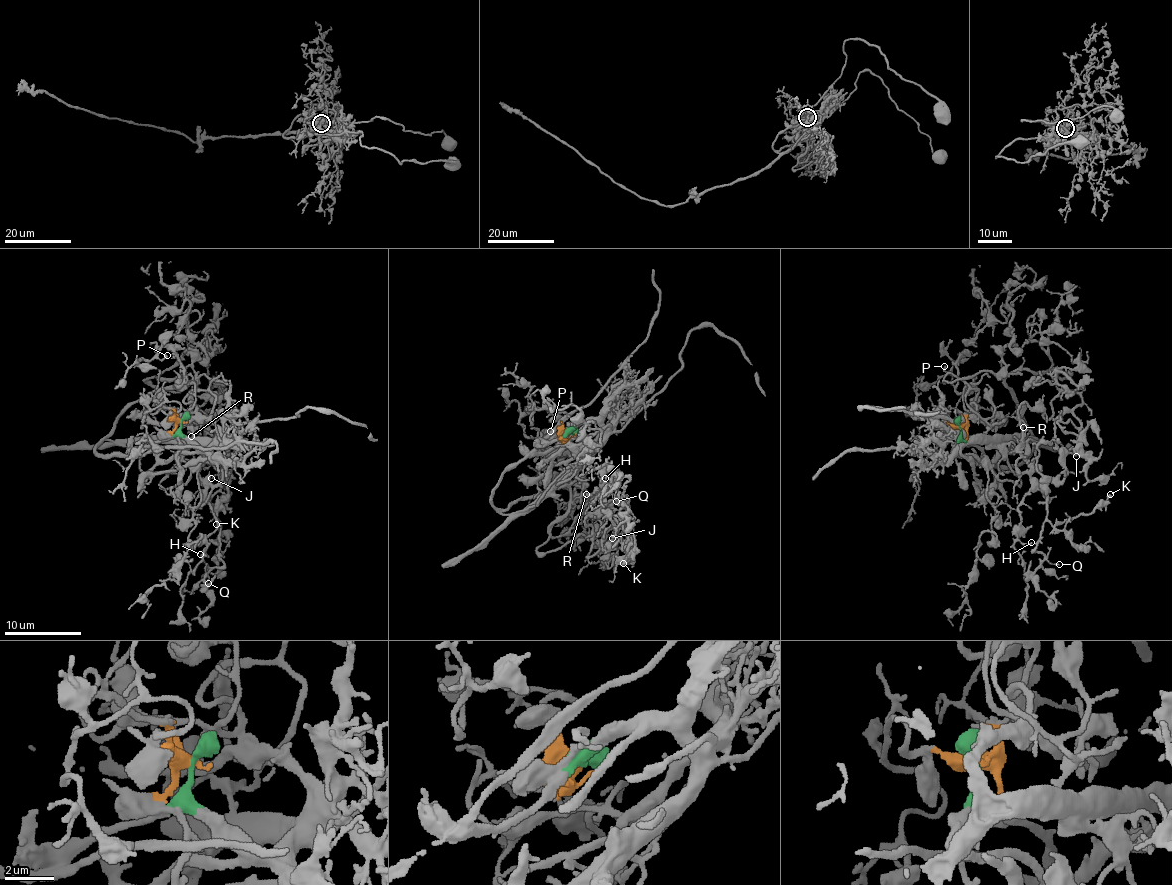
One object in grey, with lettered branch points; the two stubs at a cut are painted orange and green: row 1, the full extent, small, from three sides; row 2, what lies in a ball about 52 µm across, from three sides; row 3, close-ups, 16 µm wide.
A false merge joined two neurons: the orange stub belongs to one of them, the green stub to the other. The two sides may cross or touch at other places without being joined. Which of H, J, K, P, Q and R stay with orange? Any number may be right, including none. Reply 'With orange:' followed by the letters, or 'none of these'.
With orange: H, J, K, P, Q, R

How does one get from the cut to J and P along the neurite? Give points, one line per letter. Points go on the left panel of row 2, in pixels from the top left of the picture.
J: (180, 422), (212, 380), (144, 380), (208, 395), (189, 419), (216, 442), (211, 478)
P: (180, 422), (175, 411), (191, 408), (195, 396), (180, 388), (178, 355), (162, 347), (157, 356), (168, 355)

